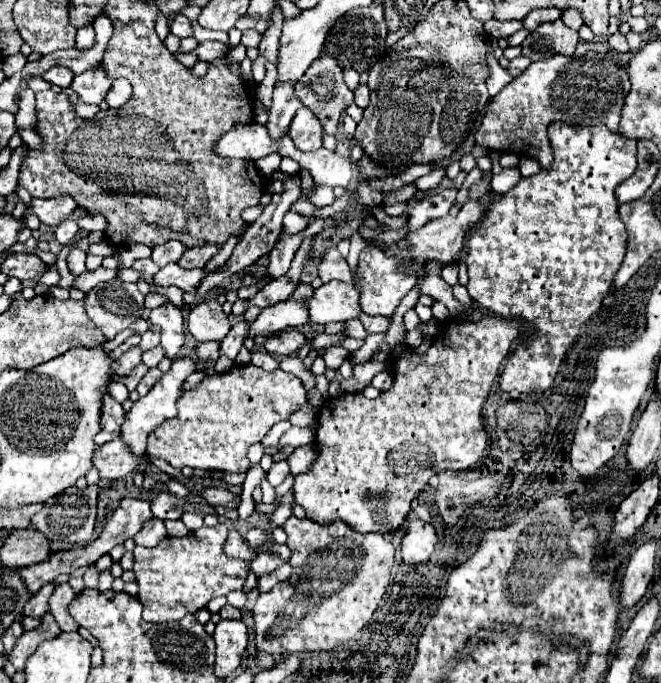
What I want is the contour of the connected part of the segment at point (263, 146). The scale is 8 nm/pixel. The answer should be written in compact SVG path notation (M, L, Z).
M236 125L228 133L224 133L216 145L214 153L218 157L238 157L238 159L262 159L274 153L278 147L270 143L270 135L266 135L264 125Z

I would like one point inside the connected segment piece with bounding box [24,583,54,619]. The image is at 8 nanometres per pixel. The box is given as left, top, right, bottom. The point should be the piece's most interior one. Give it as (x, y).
(38, 604)

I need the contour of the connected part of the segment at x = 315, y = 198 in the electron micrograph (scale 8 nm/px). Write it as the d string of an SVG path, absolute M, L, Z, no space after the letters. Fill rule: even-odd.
M314 185L314 195L310 195L310 201L318 207L326 205L326 203L332 203L334 201L334 195L332 193L326 193L326 187L320 187L320 185Z

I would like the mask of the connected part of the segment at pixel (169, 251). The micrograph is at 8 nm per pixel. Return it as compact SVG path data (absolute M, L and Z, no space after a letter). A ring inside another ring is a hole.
M172 241L172 243L164 243L164 245L158 245L158 247L152 247L152 259L154 259L160 267L166 267L166 263L178 261L184 251L186 251L186 247L184 247L182 243Z

